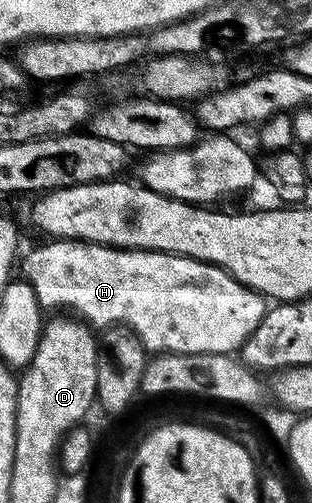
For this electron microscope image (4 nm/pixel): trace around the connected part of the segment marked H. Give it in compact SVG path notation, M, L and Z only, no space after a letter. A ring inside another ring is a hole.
M55 238L50 241L50 248L39 248L36 252L31 252L24 262L23 268L27 271L27 280L31 283L30 290L44 309L68 308L71 312L76 312L80 316L80 321L86 322L92 329L111 328L114 324L124 324L127 328L132 328L134 335L141 341L143 348L155 352L180 352L183 358L198 358L202 356L214 356L216 354L235 354L235 351L245 343L263 324L263 319L267 316L268 301L253 289L246 288L228 275L222 269L201 261L190 260L187 256L175 256L174 259L167 254L140 254L135 250L120 250L114 246L104 246L94 242L83 243L75 238Z

